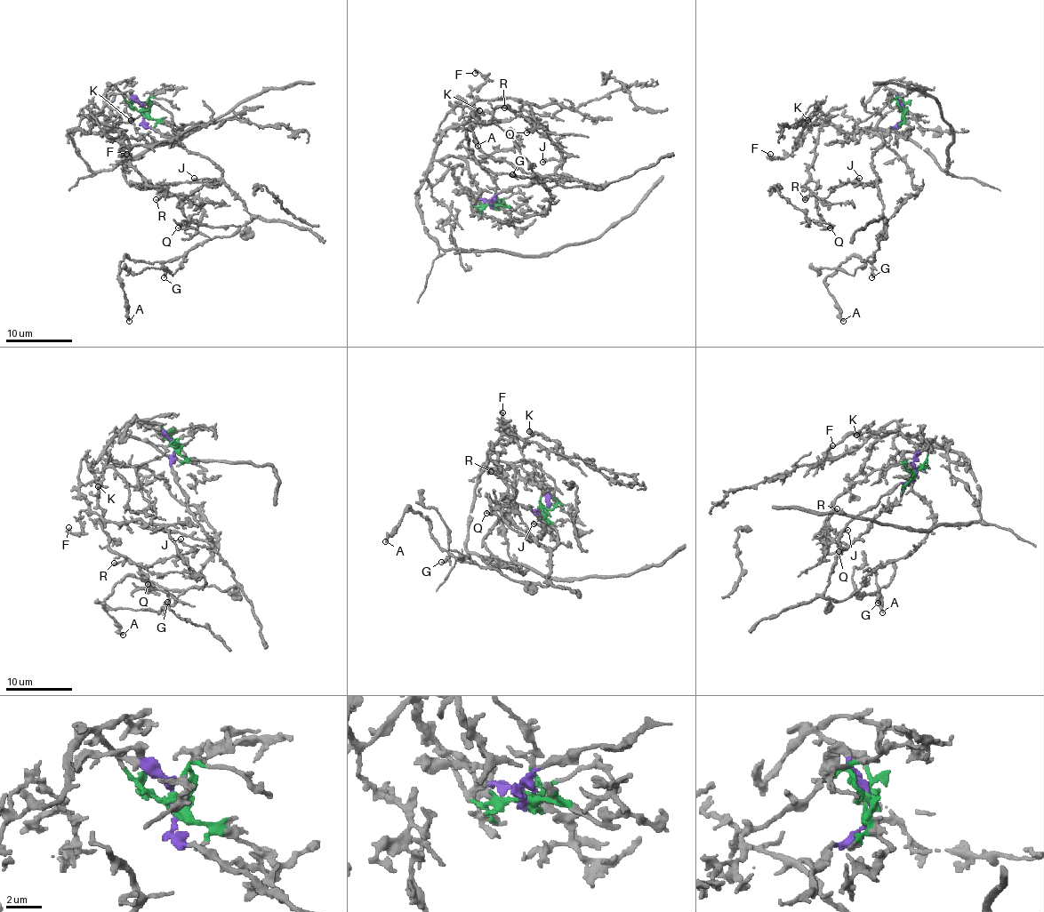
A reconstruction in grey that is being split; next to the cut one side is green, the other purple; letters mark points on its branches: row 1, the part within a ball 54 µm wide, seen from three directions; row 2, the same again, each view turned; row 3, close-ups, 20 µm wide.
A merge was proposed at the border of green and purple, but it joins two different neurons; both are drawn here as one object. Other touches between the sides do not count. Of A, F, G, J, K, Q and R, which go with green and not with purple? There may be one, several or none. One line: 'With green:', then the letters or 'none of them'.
With green: F, J, K, Q, R

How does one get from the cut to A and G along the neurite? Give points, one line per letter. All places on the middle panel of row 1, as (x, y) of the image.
A: (491, 207), (496, 196), (539, 178), (598, 186), (491, 172), (468, 130), (477, 146)
G: (491, 207), (496, 196), (539, 178), (567, 176), (598, 186), (562, 188), (512, 174)

